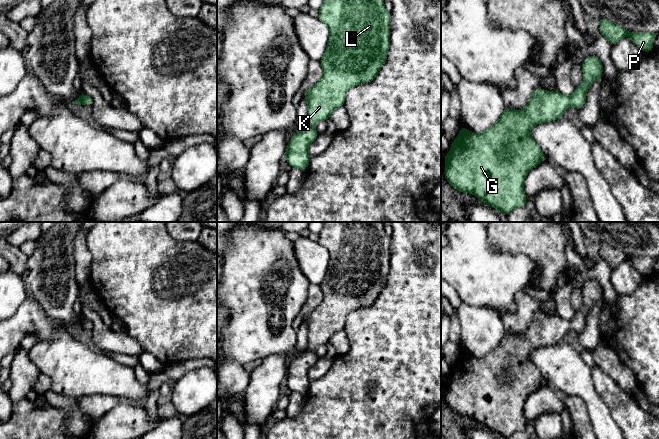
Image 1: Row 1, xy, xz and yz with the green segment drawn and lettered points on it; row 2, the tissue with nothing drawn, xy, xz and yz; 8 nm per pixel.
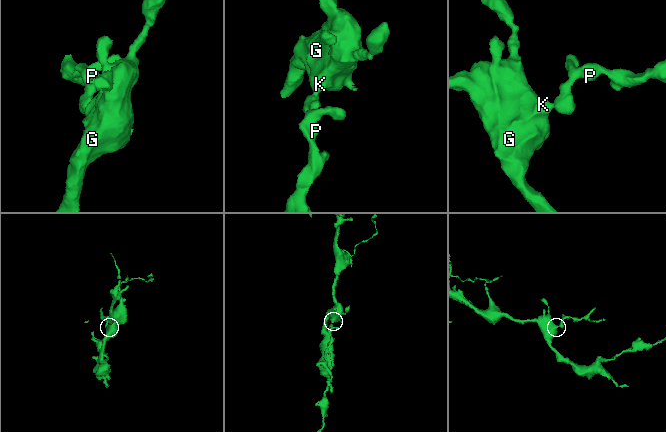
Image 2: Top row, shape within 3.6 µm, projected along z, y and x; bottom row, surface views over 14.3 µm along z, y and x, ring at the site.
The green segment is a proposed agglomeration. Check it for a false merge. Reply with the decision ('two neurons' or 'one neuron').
one neuron

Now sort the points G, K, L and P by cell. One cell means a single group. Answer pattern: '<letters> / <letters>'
G K L P

